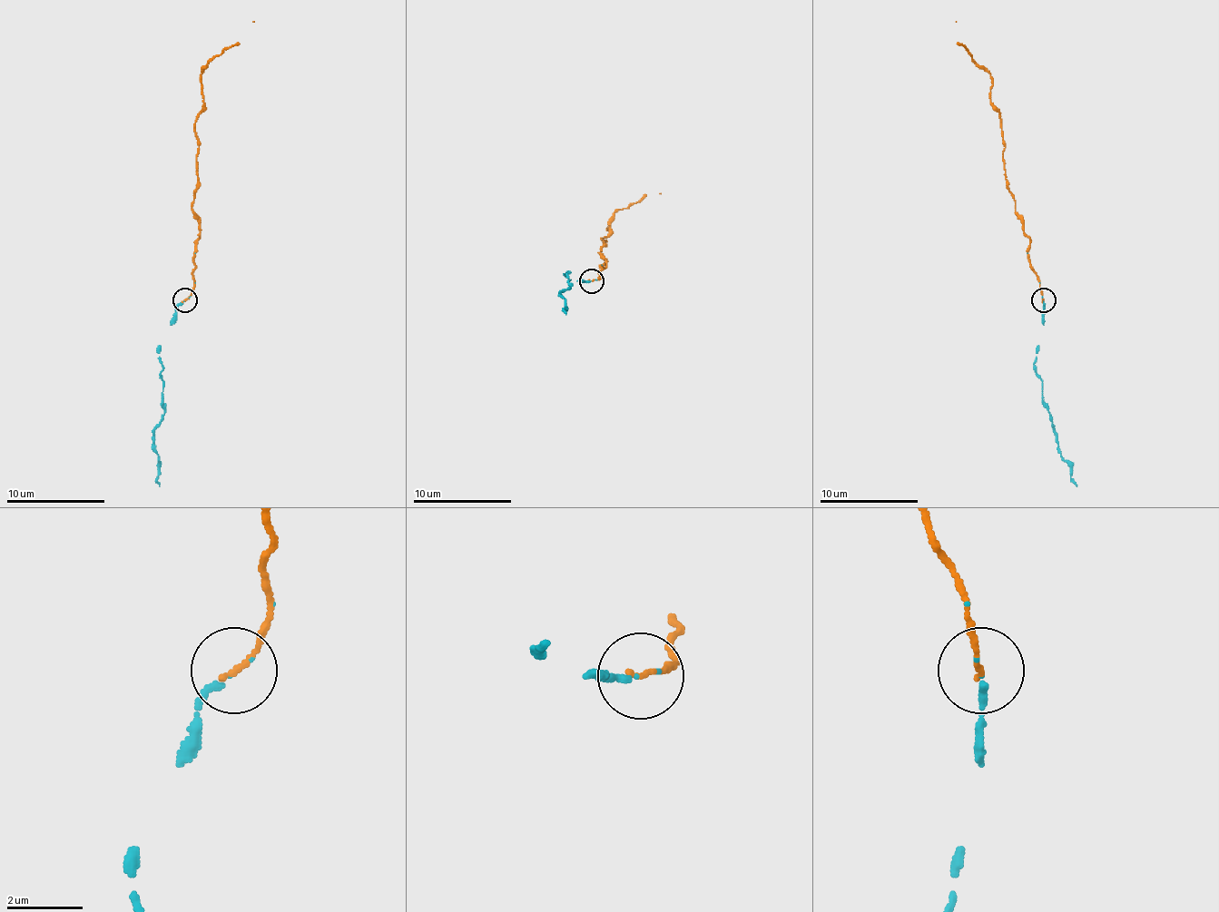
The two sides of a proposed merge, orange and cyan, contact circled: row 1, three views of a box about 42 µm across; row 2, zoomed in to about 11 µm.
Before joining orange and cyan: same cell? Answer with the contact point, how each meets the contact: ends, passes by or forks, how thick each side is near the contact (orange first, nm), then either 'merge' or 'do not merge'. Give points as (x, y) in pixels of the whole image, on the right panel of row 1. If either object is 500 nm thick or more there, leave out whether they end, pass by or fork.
place (1043, 299); orange ends; cyan ends; calibres 140 and 140 nm; merge

